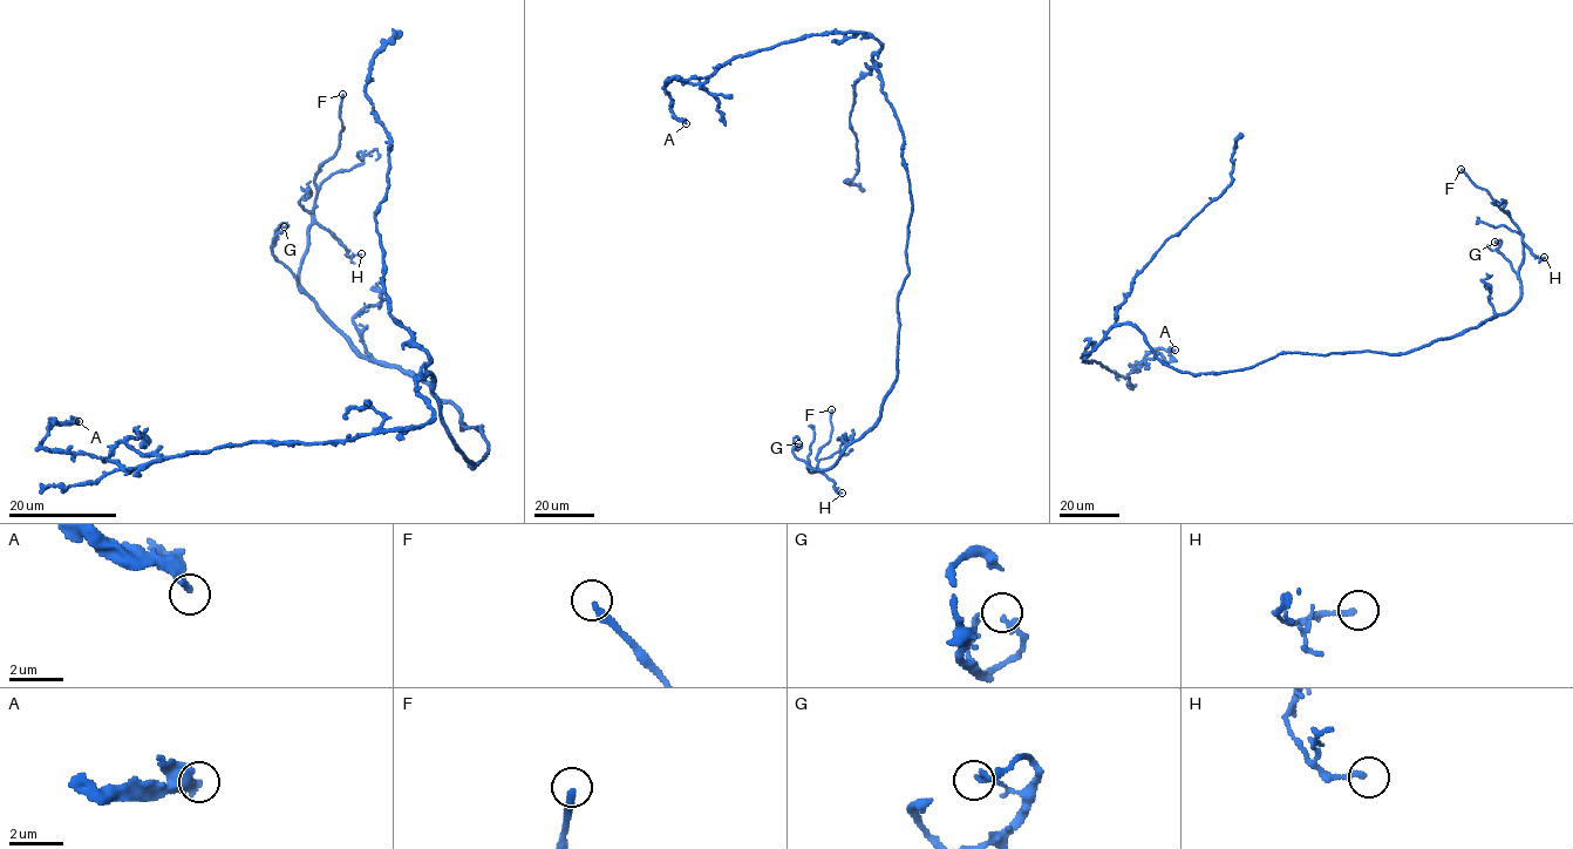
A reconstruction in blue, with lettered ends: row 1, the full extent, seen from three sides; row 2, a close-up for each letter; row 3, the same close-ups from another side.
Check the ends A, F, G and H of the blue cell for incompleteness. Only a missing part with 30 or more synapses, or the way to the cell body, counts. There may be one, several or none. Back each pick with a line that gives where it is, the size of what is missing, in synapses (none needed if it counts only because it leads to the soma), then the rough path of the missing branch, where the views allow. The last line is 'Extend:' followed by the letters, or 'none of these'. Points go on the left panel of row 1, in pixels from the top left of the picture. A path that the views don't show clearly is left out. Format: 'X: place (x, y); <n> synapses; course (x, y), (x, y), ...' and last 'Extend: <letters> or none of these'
F: place (342, 94); course (342, 94), (345, 67), (354, 45), (358, 24)
Extend: F

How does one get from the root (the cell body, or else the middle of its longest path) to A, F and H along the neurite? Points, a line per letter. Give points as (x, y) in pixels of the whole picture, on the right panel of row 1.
A: (1246, 368), (1178, 371), (1127, 324), (1114, 326), (1083, 359), (1127, 377), (1151, 352), (1175, 350)
F: (1246, 368), (1287, 352), (1405, 354), (1462, 334), (1506, 312), (1520, 296), (1522, 233), (1490, 195), (1461, 169)
H: (1246, 368), (1287, 352), (1405, 354), (1462, 334), (1506, 312), (1518, 300), (1523, 240), (1533, 255), (1544, 257)

